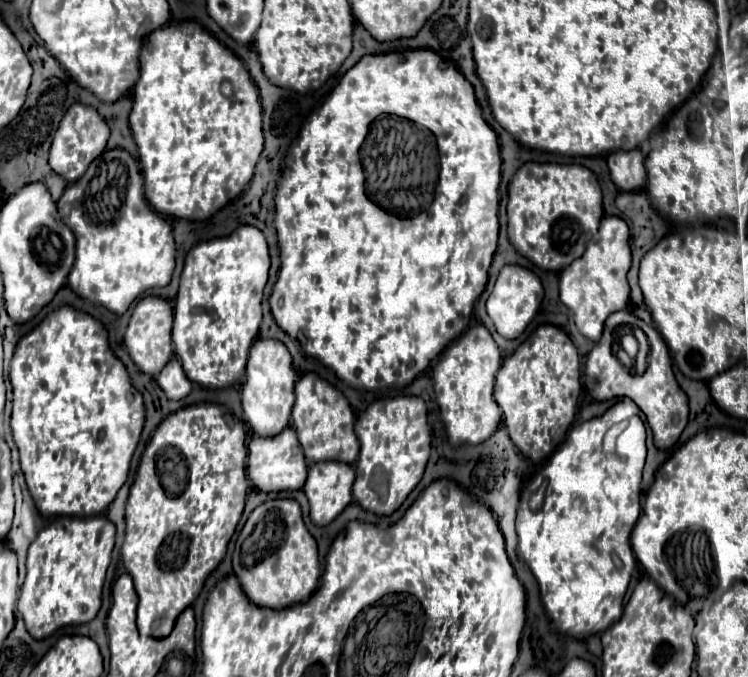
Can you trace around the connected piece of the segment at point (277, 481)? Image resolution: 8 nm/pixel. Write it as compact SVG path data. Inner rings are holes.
M287 427L285 433L279 433L277 437L269 437L269 439L253 437L249 443L249 455L247 455L247 475L251 479L251 485L257 491L279 493L279 491L301 489L307 477L307 461L297 441L297 433L291 427Z

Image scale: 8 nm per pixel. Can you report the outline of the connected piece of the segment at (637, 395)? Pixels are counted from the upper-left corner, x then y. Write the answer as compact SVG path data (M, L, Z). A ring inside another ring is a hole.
M627 309L609 315L601 339L595 343L593 351L587 355L587 361L585 361L585 389L595 401L611 401L611 399L629 399L629 401L633 401L645 413L647 423L653 431L653 441L655 441L657 449L663 449L663 451L671 449L679 441L679 435L683 433L683 429L687 425L687 419L689 419L687 395L679 389L679 385L675 381L671 355L669 355L669 349L667 349L663 337L655 331L655 327L645 325L641 319L637 319ZM619 325L637 325L639 329L645 331L645 335L649 339L649 345L651 345L649 365L647 365L647 371L643 375L631 375L629 369L623 367L611 351L613 331Z

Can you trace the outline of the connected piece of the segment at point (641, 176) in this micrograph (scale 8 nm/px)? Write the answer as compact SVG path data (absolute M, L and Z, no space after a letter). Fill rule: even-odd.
M639 149L615 151L607 157L611 181L621 191L641 191L645 187L645 165Z

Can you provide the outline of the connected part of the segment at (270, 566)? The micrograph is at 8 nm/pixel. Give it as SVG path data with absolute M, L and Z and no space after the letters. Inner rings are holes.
M273 499L259 505L247 519L245 527L239 533L237 547L233 553L233 575L241 581L241 589L253 605L269 607L269 609L285 609L295 603L307 601L311 597L311 579L319 579L319 559L317 559L317 543L305 529L299 503L293 499Z

